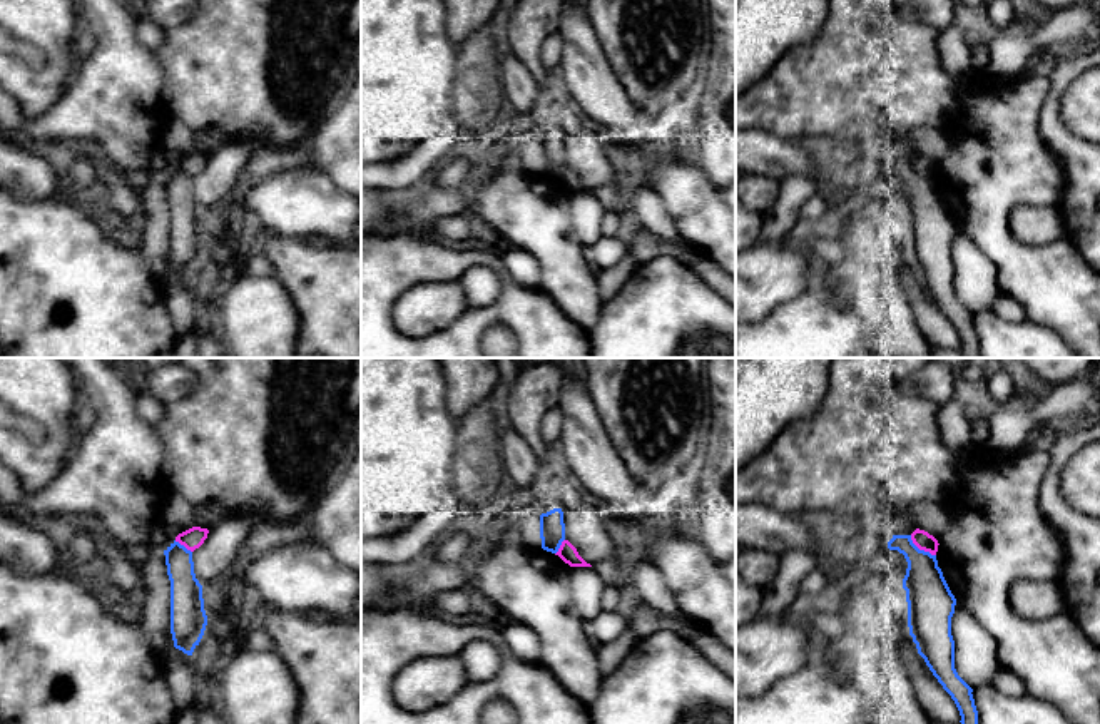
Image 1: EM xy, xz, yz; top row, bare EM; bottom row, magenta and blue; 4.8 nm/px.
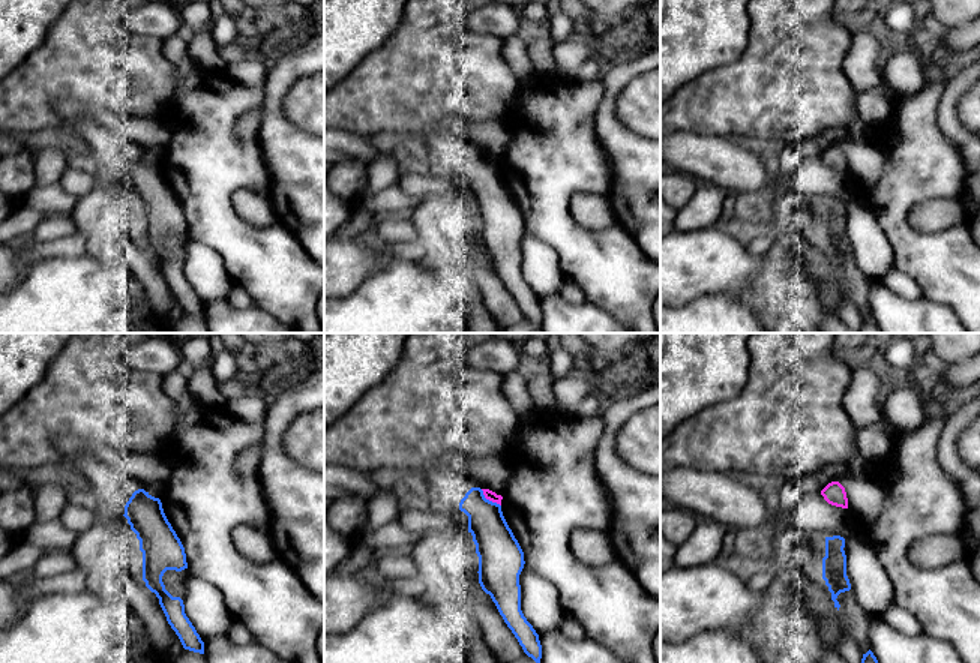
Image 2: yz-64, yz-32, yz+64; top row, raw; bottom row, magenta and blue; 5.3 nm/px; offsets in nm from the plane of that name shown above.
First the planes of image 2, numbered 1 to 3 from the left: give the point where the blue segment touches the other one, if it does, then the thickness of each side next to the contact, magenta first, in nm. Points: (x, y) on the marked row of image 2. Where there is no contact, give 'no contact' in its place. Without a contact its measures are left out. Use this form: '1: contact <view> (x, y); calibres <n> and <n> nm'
1: no contact
2: contact yz-32 (490, 500); calibres 50 and 220 nm
3: no contact

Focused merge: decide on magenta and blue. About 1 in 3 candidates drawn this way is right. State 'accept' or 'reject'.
reject

